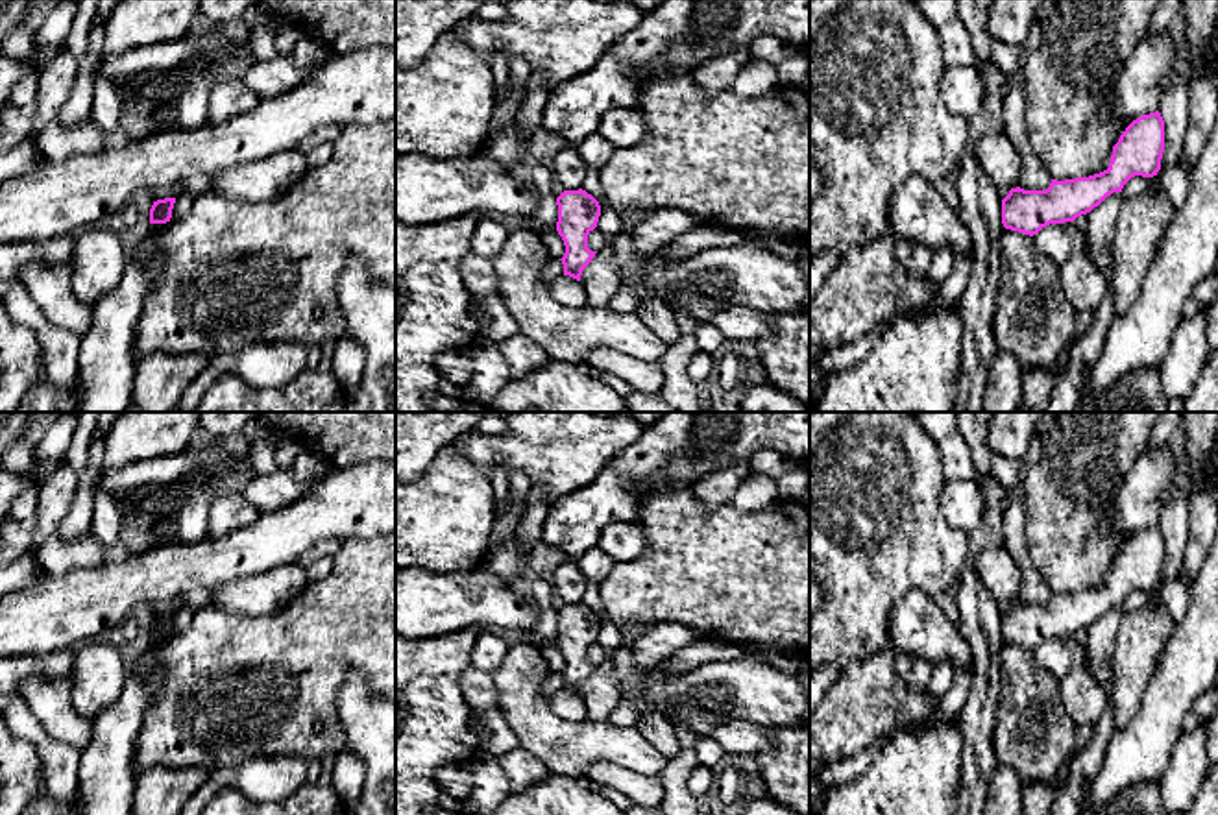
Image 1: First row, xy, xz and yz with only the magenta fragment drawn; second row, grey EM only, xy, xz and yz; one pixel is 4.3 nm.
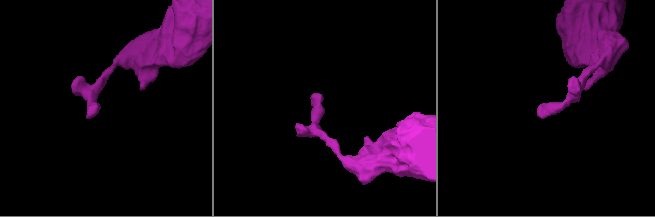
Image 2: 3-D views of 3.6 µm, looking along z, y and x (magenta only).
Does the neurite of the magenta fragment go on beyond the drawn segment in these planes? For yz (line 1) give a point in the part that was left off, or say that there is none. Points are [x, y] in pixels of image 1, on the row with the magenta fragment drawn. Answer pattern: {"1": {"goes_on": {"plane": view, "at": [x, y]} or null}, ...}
{"1": {"goes_on": null}}

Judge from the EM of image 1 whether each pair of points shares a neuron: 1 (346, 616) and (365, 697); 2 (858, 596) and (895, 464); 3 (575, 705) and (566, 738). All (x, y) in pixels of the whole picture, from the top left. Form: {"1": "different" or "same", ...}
{"1": "different", "2": "same", "3": "different"}

